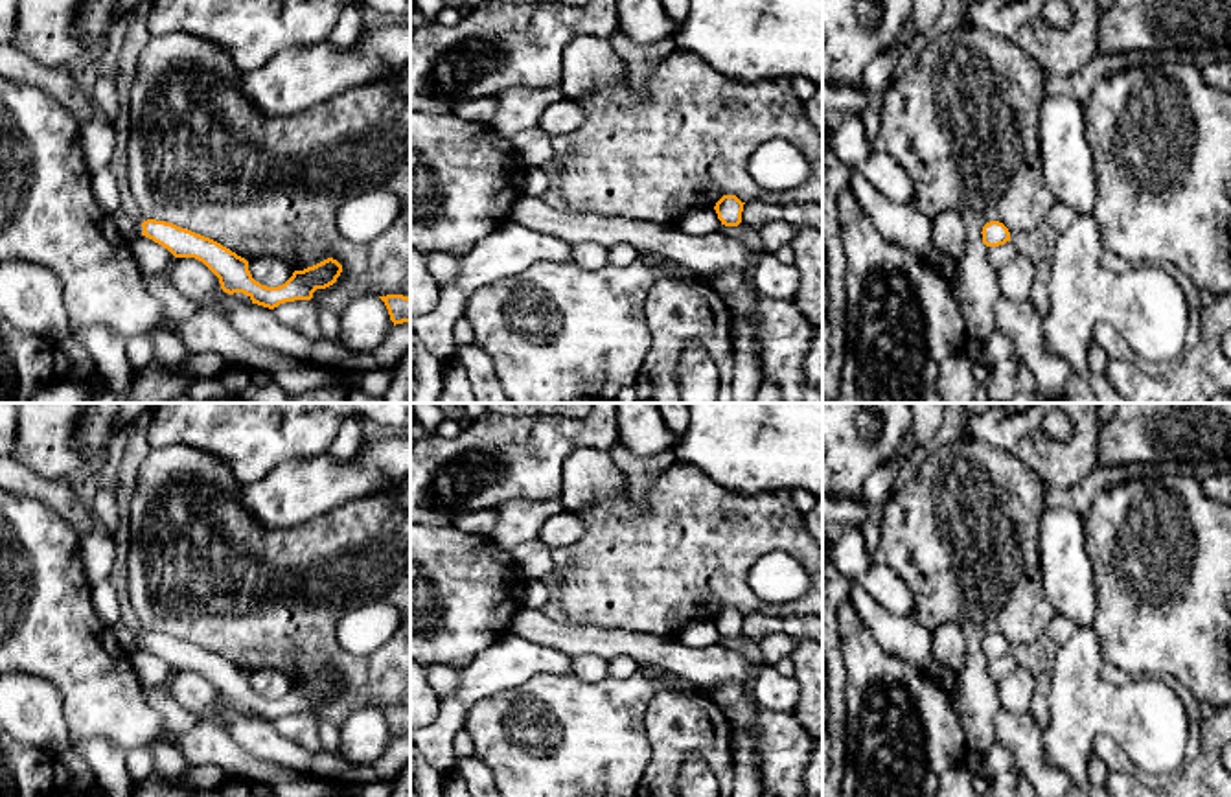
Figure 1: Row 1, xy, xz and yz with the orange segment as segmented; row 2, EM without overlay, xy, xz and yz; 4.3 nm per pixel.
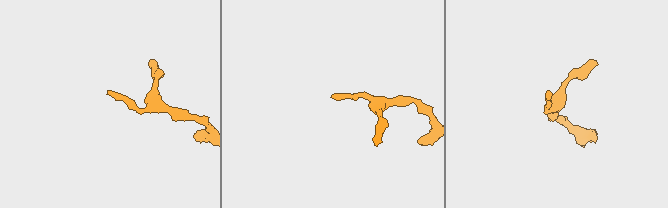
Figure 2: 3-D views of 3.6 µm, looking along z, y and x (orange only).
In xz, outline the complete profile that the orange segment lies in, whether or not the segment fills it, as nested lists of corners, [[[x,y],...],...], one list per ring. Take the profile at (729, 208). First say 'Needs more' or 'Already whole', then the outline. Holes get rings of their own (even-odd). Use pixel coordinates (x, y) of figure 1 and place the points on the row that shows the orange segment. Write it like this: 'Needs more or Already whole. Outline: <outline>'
Already whole. Outline: [[[723,195],[714,210],[725,226],[738,226],[742,223],[743,204],[736,195]]]

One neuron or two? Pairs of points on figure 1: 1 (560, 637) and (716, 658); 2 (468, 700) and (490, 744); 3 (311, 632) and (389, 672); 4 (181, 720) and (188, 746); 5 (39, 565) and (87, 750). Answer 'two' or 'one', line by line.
1: one
2: two
3: one
4: two
5: two

